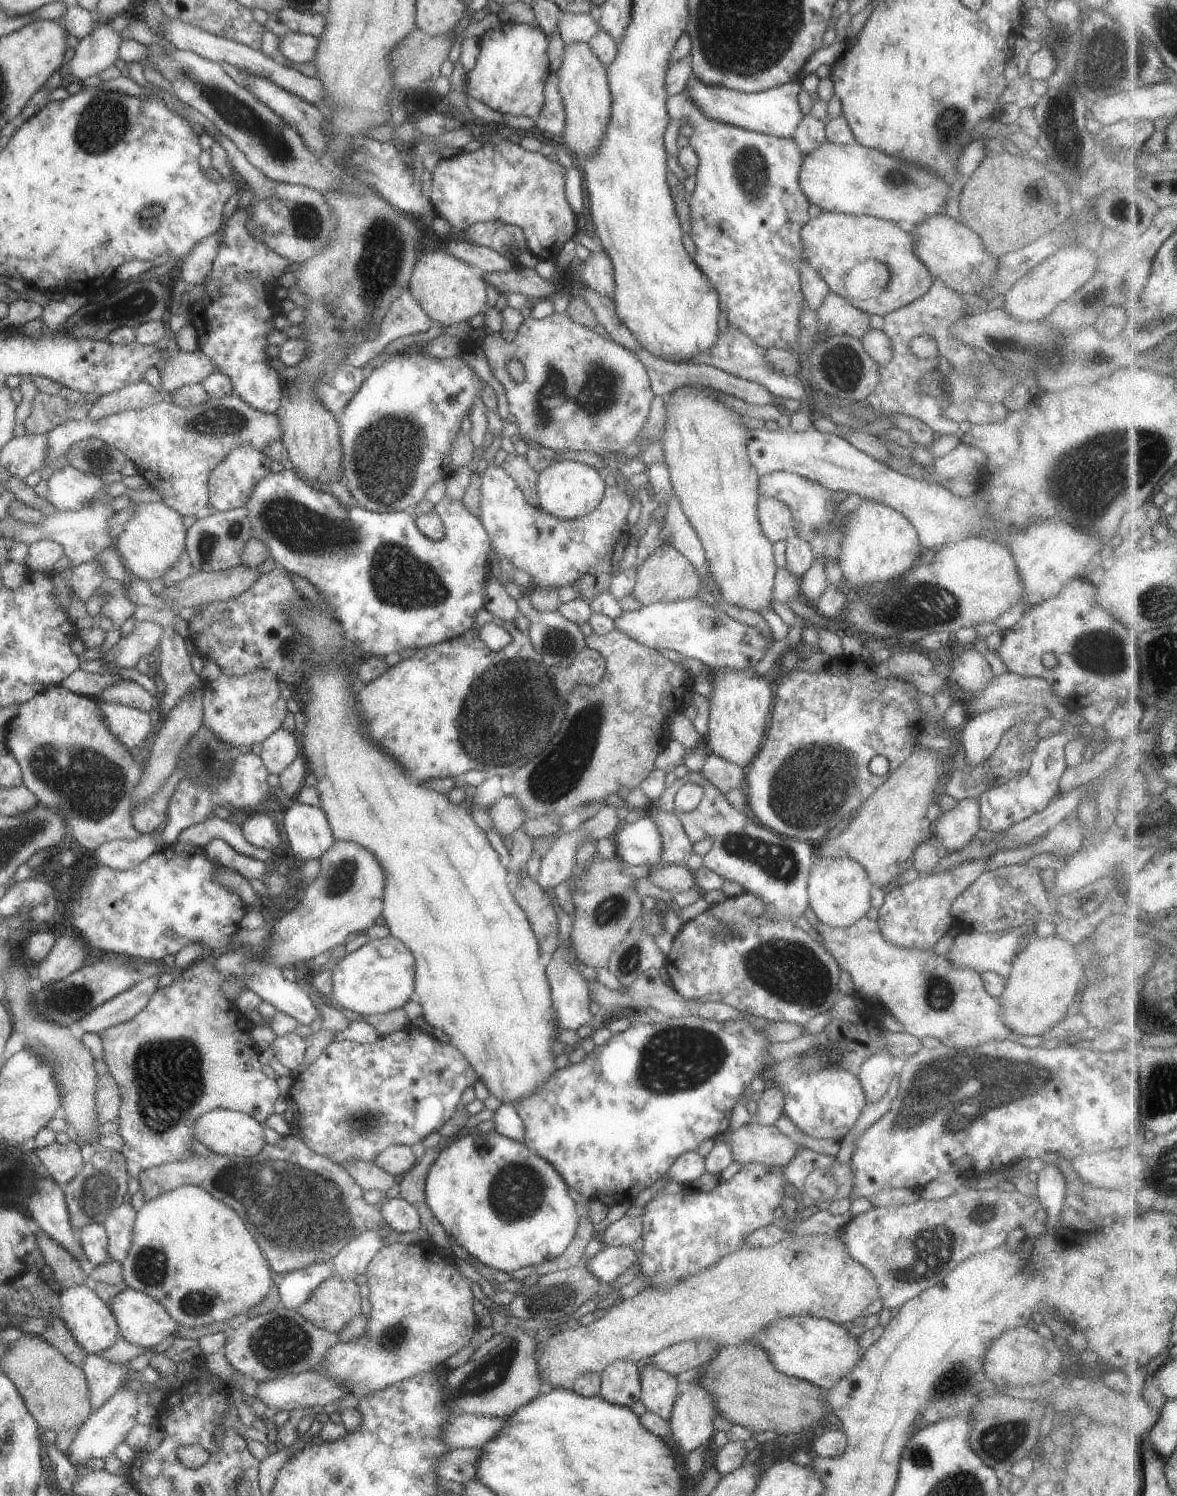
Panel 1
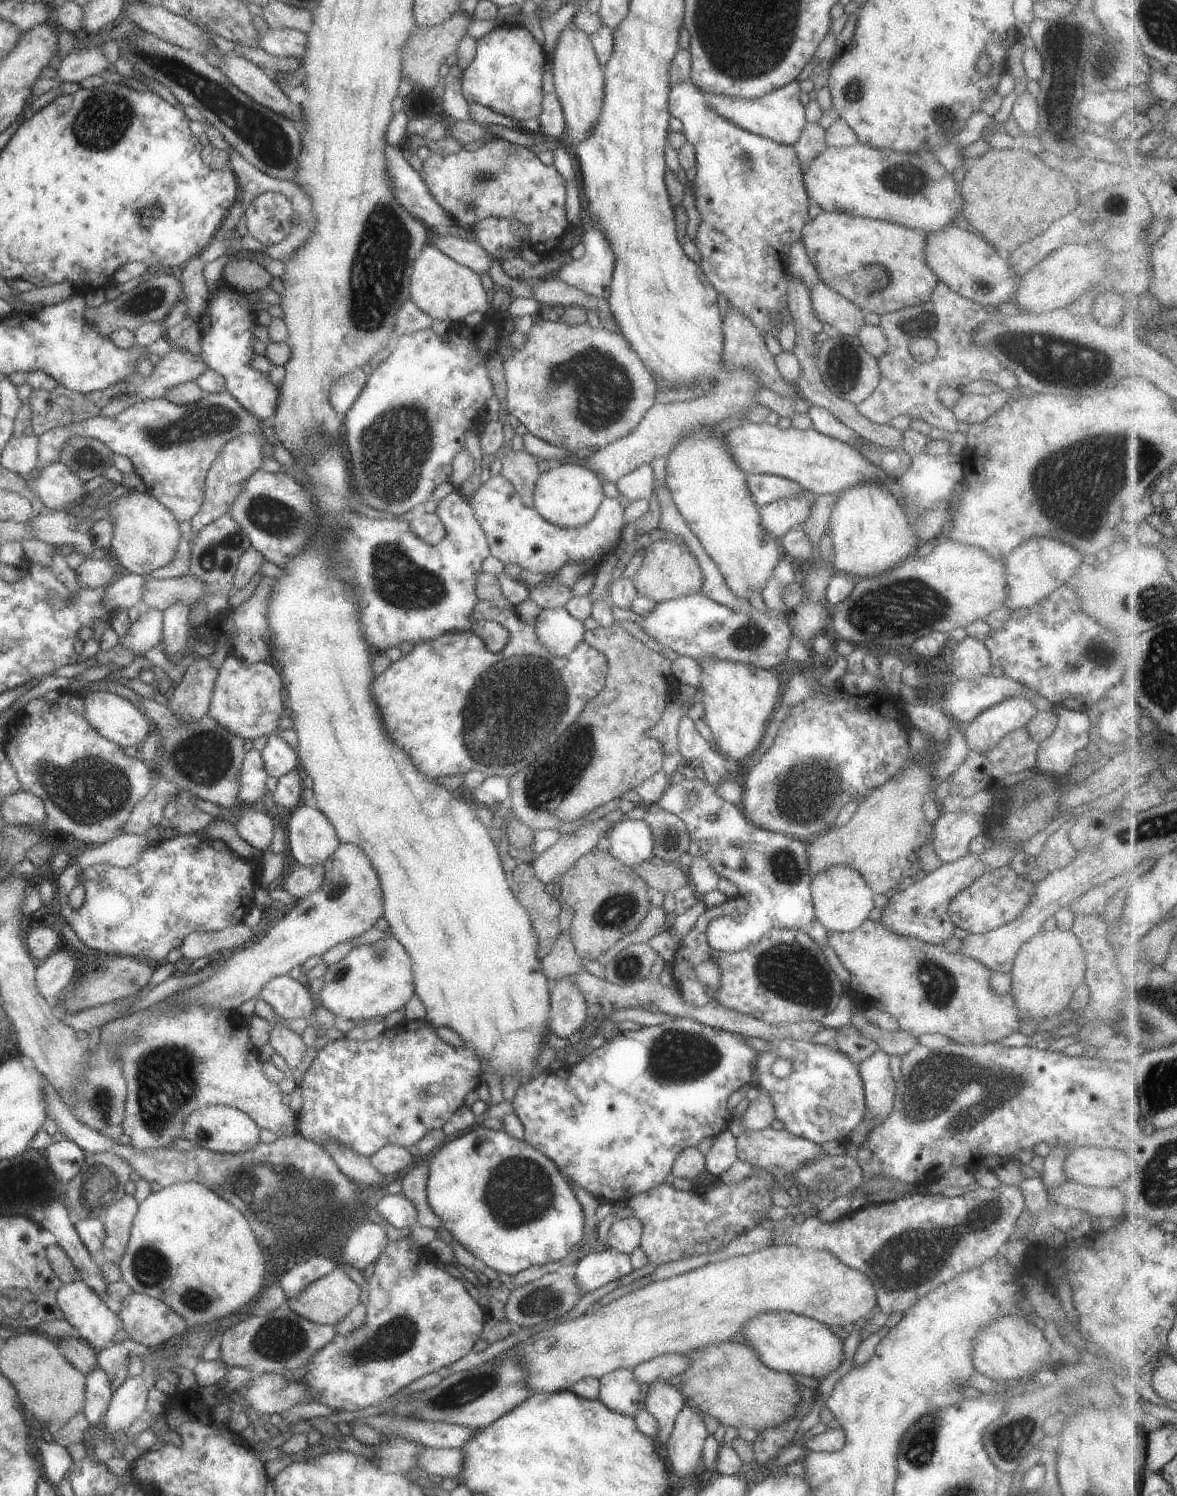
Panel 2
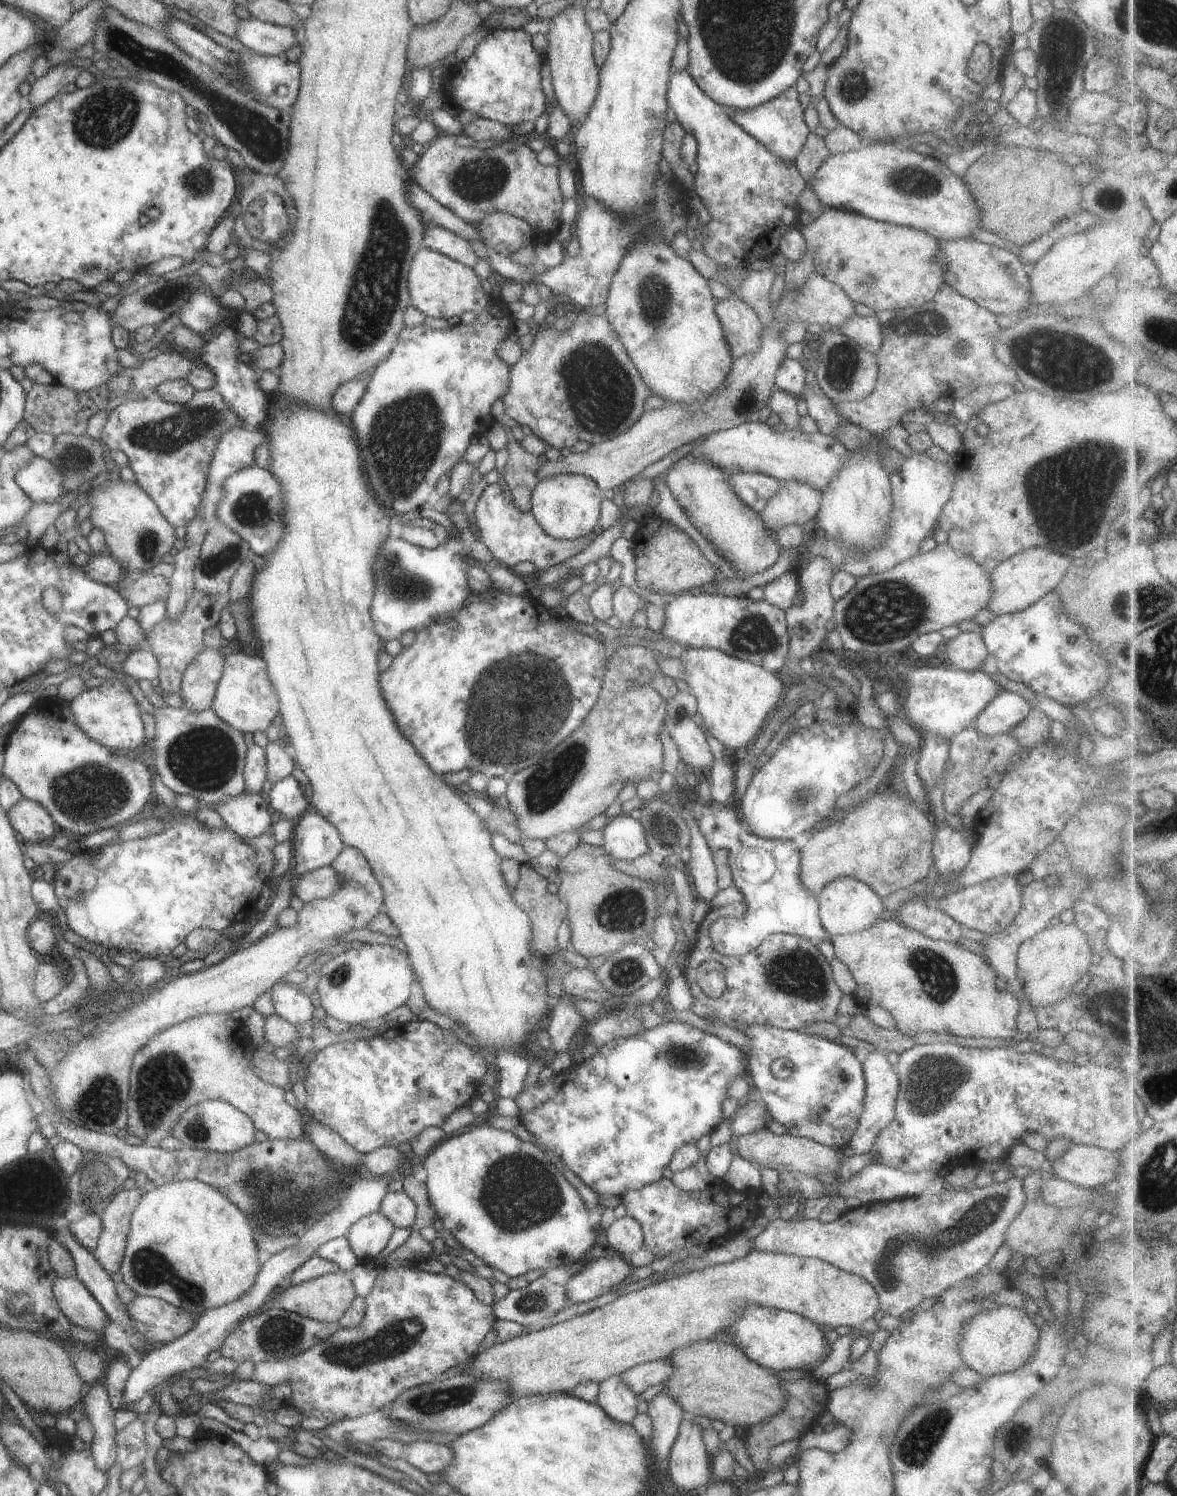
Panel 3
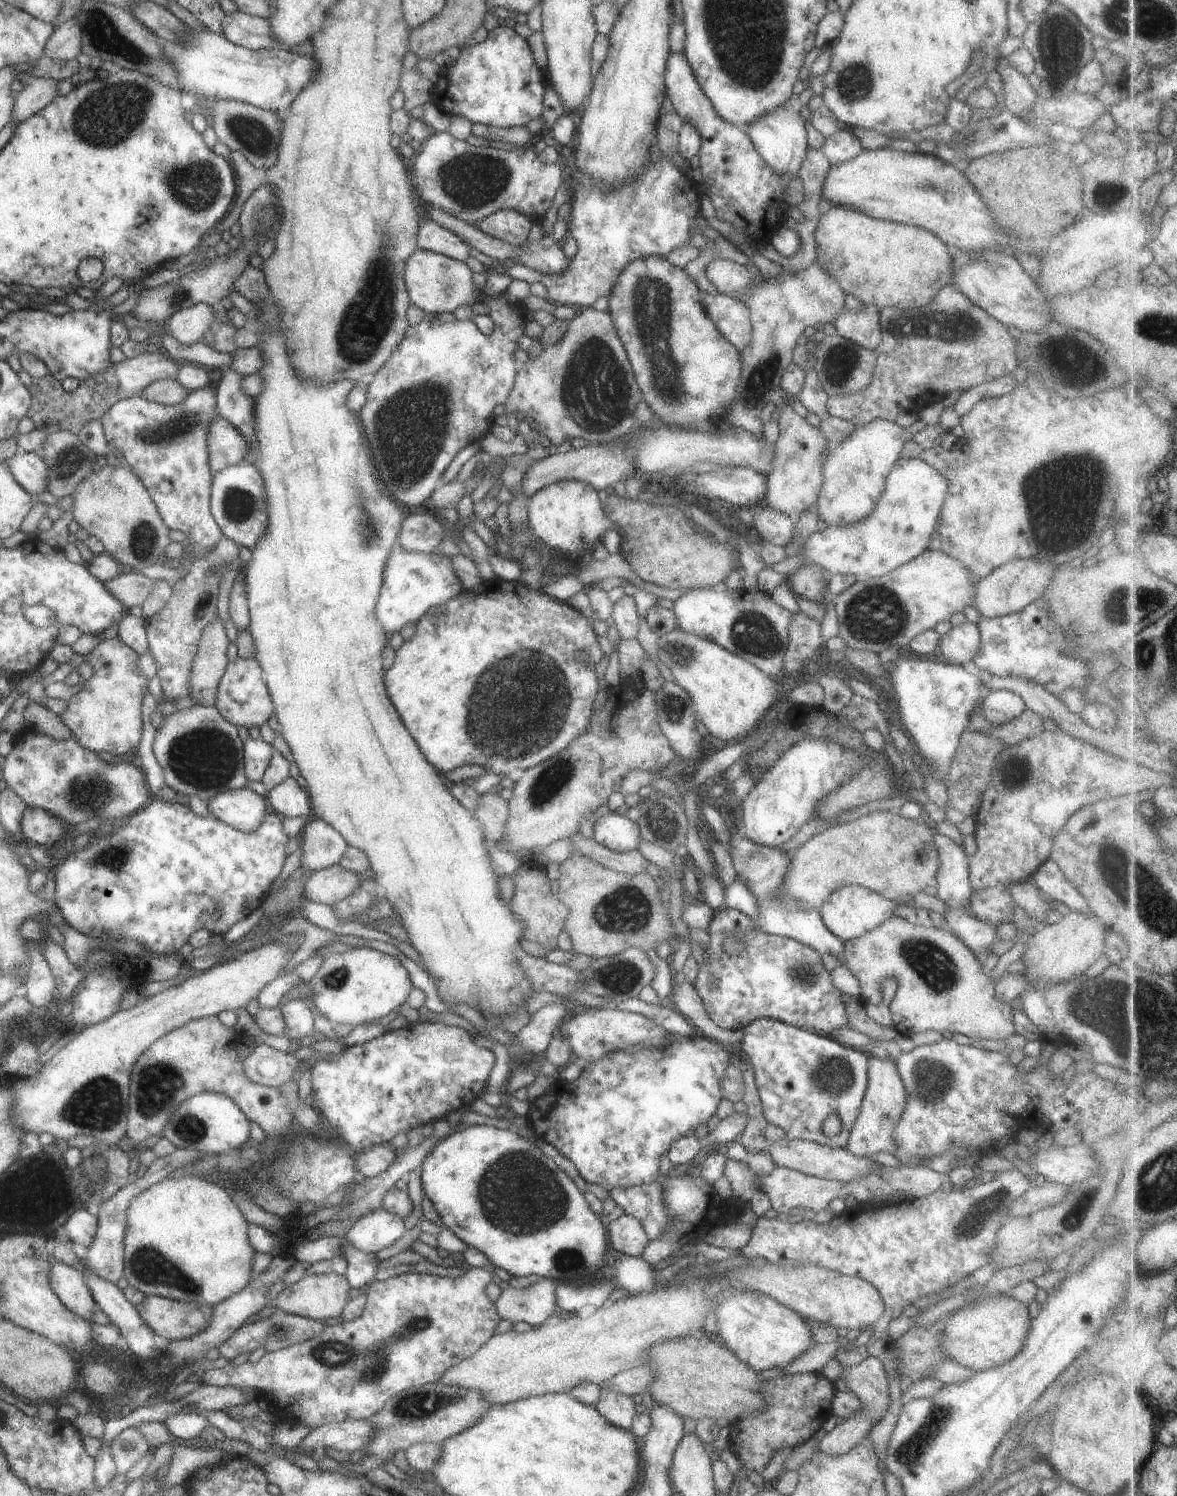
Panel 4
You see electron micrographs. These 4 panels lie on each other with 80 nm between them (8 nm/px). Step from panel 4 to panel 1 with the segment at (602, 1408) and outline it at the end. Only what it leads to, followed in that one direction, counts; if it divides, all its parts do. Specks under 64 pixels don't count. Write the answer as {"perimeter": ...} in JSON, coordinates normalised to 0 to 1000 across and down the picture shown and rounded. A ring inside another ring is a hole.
{"perimeter":[[[524,908],[513,913],[509,918],[508,934],[527,941],[536,940],[544,932],[543,913]]]}

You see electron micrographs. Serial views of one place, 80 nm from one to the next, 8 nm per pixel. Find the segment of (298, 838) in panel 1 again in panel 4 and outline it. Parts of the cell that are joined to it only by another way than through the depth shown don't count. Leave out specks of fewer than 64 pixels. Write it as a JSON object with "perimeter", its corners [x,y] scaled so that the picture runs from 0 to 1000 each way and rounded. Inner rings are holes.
{"perimeter":[[[271,547],[258,551],[253,559],[257,561],[253,579],[262,582],[284,578],[296,566],[290,558]]]}

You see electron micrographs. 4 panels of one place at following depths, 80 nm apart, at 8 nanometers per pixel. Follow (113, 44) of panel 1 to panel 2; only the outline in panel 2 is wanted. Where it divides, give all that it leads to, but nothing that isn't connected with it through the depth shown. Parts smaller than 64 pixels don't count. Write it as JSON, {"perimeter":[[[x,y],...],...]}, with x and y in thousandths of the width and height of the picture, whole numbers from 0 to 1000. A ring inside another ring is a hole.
{"perimeter":[[[86,30],[65,32],[60,33],[54,40],[48,43],[48,49],[45,53],[51,55],[67,55],[77,50],[84,50],[91,46],[91,40],[86,35]]]}

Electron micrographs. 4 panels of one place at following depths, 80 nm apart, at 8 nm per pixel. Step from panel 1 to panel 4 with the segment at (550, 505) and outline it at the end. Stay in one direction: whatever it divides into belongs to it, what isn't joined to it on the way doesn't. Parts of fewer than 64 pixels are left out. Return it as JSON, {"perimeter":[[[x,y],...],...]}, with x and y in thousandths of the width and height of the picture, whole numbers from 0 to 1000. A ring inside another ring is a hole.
{"perimeter":[[[489,321],[472,322],[455,328],[447,337],[447,350],[455,360],[460,361],[460,363],[466,364],[472,368],[477,368],[477,370],[490,372],[490,373],[500,370],[513,355],[520,353],[520,349],[511,342],[507,328],[497,322]]]}

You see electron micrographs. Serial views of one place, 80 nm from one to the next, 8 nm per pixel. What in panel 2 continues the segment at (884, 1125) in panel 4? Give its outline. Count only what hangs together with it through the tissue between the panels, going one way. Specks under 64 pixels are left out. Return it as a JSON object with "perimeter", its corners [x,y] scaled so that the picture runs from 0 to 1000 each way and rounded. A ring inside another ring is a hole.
{"perimeter":[[[745,701],[728,712],[729,719],[733,727],[734,739],[736,739],[735,746],[738,744],[738,746],[742,747],[741,754],[755,745],[760,735],[760,727],[759,727],[759,722],[755,715],[755,707],[749,701]]]}

